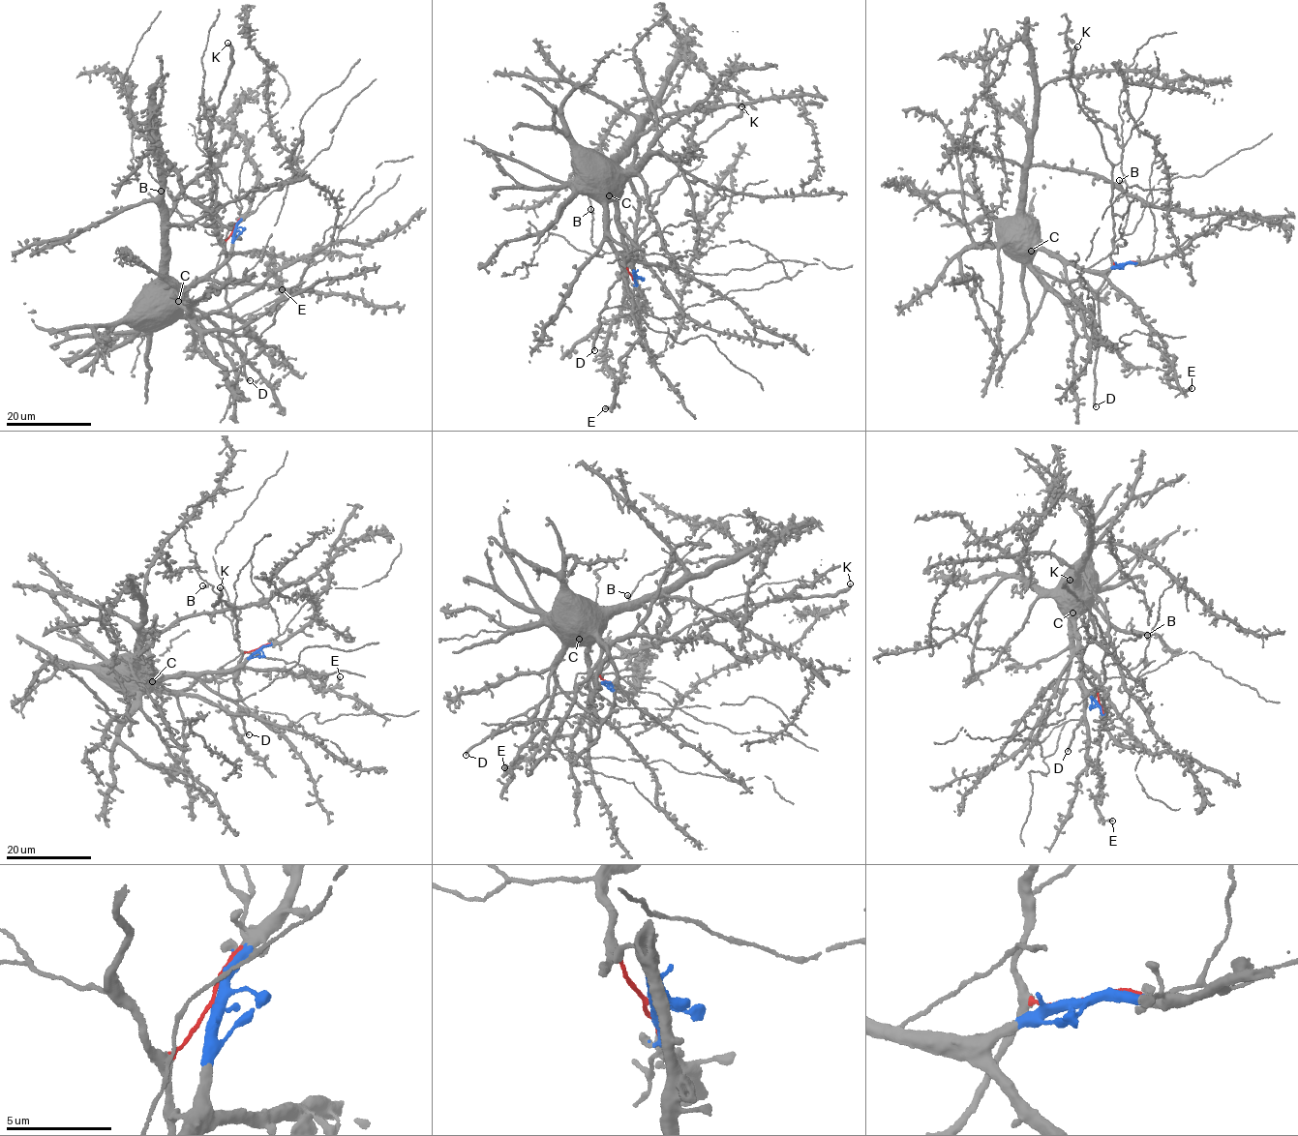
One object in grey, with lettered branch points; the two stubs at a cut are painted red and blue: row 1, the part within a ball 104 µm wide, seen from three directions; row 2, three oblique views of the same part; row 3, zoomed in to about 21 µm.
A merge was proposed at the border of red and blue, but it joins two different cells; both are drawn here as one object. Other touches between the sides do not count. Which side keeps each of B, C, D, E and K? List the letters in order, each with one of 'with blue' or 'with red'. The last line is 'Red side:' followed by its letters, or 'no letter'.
B: with red
C: with blue
D: with red
E: with blue
K: with red
Red side: B, D, K

